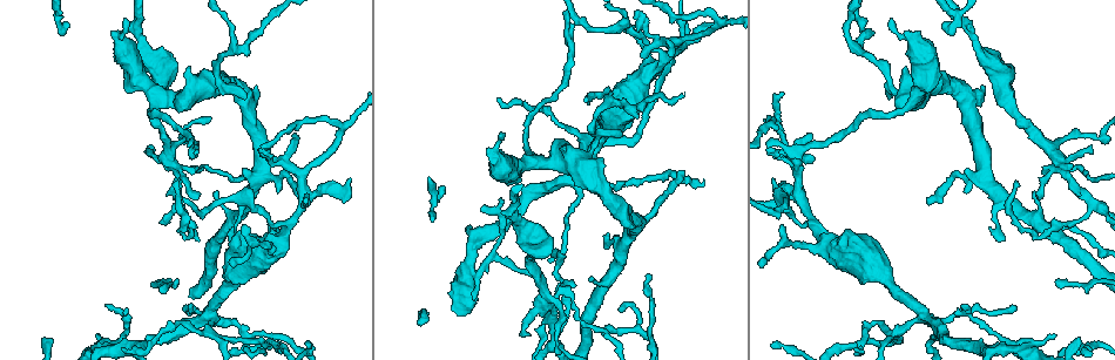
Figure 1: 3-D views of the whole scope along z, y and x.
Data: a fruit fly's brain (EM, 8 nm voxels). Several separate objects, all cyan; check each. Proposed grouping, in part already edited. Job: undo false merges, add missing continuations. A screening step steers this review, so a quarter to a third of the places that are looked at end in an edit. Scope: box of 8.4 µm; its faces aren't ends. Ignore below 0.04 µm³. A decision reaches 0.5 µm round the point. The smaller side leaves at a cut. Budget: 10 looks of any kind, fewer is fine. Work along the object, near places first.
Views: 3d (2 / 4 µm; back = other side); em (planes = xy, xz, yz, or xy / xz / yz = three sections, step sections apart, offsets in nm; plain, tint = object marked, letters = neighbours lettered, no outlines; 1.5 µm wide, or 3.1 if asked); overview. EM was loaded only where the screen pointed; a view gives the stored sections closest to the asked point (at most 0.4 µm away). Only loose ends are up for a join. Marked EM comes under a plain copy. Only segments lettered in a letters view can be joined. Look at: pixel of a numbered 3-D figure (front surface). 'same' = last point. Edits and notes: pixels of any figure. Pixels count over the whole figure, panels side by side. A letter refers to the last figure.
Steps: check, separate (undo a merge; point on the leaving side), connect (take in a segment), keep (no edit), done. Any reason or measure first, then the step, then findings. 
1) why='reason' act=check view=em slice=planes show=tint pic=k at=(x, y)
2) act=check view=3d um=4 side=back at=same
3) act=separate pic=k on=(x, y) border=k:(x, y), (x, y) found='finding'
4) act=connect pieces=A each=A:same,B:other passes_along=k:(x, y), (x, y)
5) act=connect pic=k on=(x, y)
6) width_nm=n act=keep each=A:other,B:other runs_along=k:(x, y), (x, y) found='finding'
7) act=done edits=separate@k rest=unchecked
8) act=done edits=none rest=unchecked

why='tapers out' act=check view=3d um=4 pic=1 at=(185, 304)

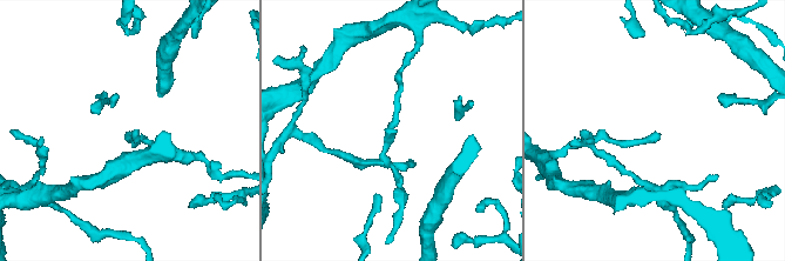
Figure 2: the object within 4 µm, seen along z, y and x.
why='now the EM' act=check view=em slice=xy step=4 show=tint pic=2 at=(128, 134)

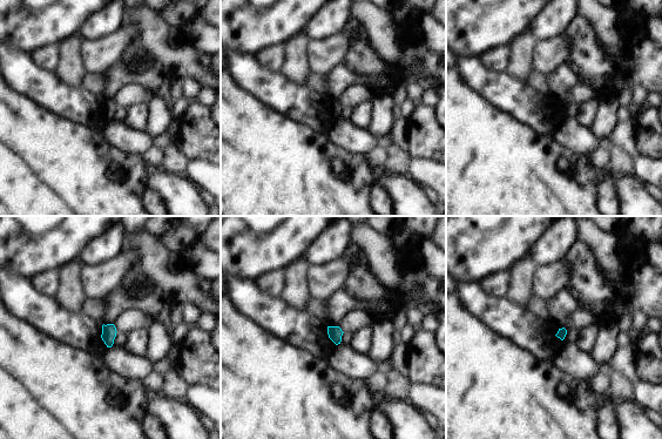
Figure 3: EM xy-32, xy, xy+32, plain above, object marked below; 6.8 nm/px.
act=check view=em slice=xy step=4 show=letters at=same

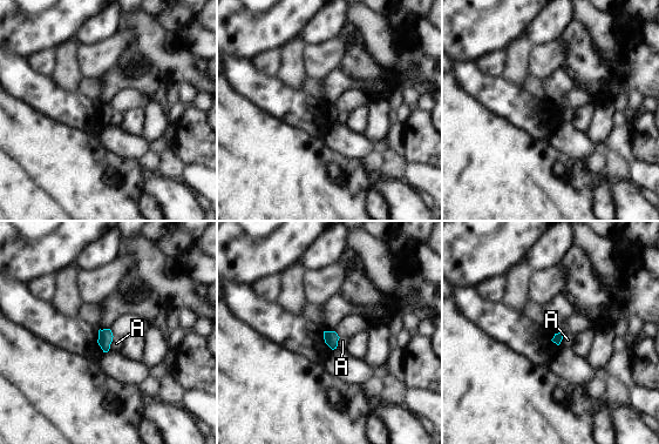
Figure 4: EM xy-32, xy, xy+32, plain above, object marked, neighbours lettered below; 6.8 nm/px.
width_nm=70 act=keep each=A:other border=4:(114, 336), (108, 350) found='no lettered segment goes on from it'

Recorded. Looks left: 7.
act=check view=em slice=xz step=4 show=letters pic=1 at=(1088, 146)

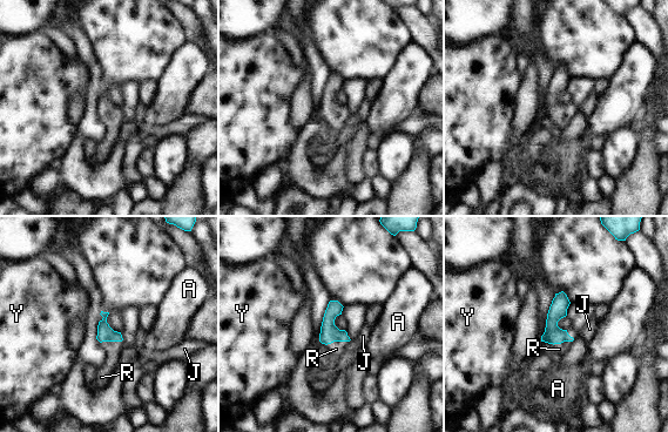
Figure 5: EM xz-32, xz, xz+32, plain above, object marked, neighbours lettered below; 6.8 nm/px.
act=connect pieces=R each=A:other,J:other,R:same,Y:other passes_along=5:(105, 332), (110, 341), (101, 376) found='it goes on there'

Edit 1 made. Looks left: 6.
act=check view=overview

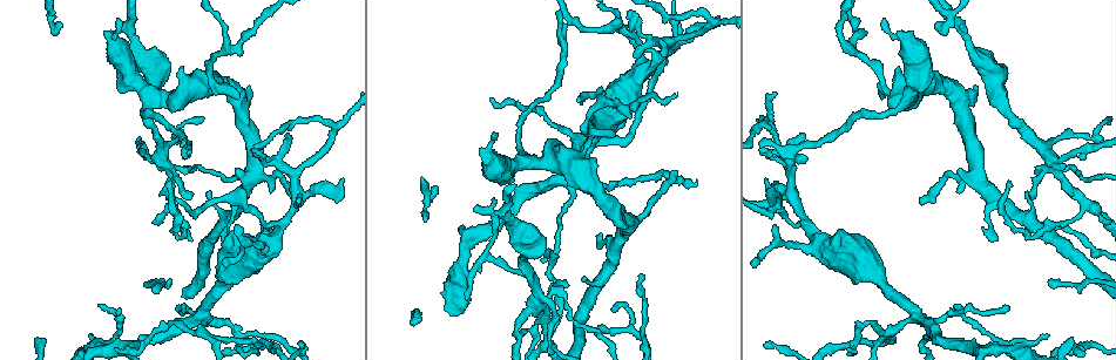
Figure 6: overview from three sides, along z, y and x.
why='branch stops here' act=check view=3d um=4 pic=6 at=(920, 203)

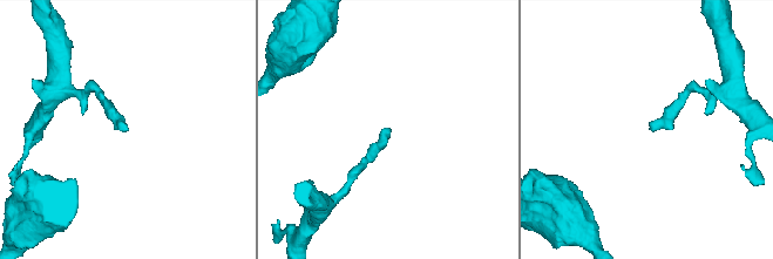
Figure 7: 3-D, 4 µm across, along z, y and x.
why='now the EM' act=check view=em slice=xy step=4 show=letters pic=7 at=(391, 131)

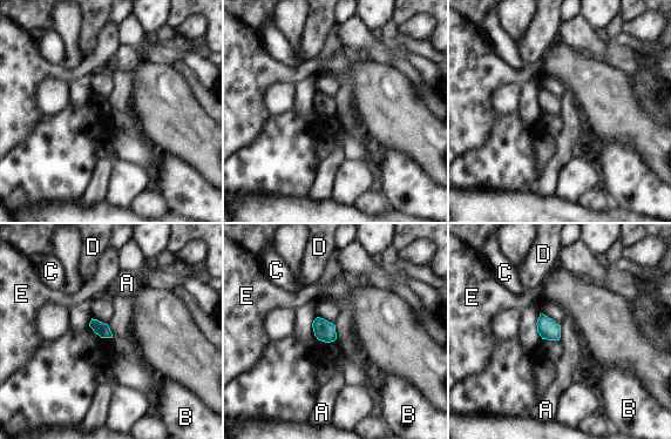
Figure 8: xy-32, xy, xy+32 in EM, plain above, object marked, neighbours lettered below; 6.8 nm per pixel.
longest_contact=A:110nm act=keep each=A:other,B:other,C:other,D:other,E:other border=8:(333, 324), (336, 339) found='none of them fits'

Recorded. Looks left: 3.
why='abrupt turn' act=check view=em slice=xy step=8 show=letters pic=6 at=(1025, 340)

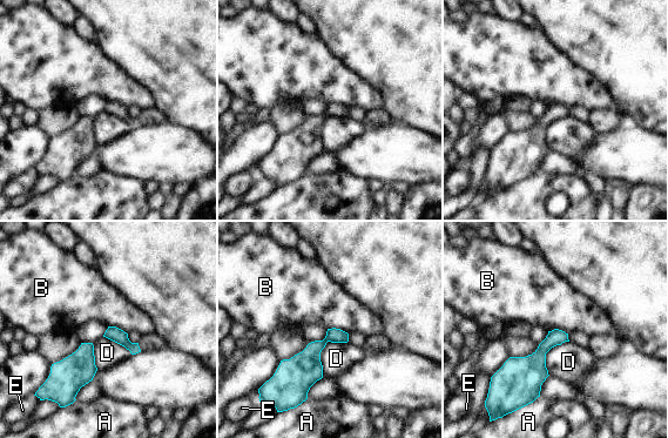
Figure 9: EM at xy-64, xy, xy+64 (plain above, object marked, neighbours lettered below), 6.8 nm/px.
width_nm=100 longest_contact=D:300nm act=keep each=A:other,B:other,D:other,E:other found='all the same neuron'

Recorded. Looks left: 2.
act=done edits=connect@5 rest=unchecked

